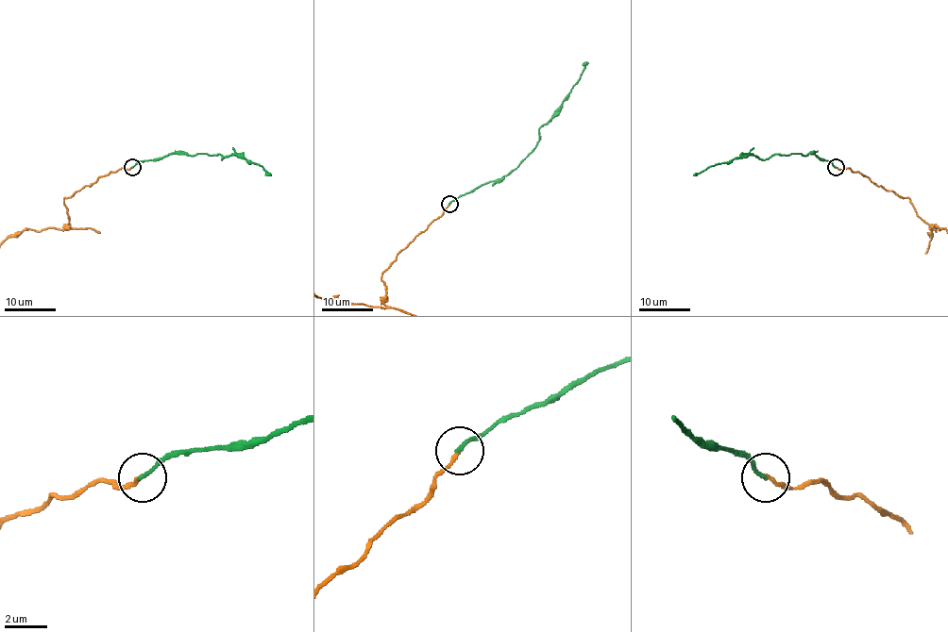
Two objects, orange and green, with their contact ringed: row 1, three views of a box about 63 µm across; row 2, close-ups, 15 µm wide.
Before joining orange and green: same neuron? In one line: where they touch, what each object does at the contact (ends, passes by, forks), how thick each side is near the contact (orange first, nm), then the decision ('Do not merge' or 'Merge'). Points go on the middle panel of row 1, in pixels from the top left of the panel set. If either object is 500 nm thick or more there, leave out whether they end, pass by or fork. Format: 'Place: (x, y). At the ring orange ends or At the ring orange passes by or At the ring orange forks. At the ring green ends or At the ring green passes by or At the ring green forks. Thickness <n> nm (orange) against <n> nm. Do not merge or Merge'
Place: (449, 204). At the ring orange ends. At the ring green ends. Thickness 150 nm (orange) against 190 nm. Merge

